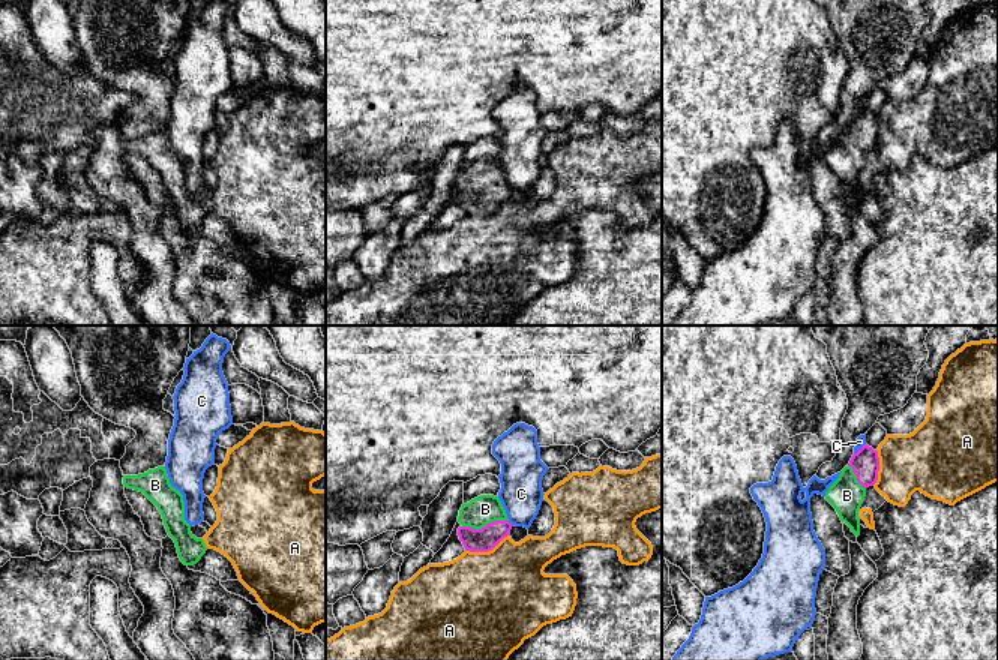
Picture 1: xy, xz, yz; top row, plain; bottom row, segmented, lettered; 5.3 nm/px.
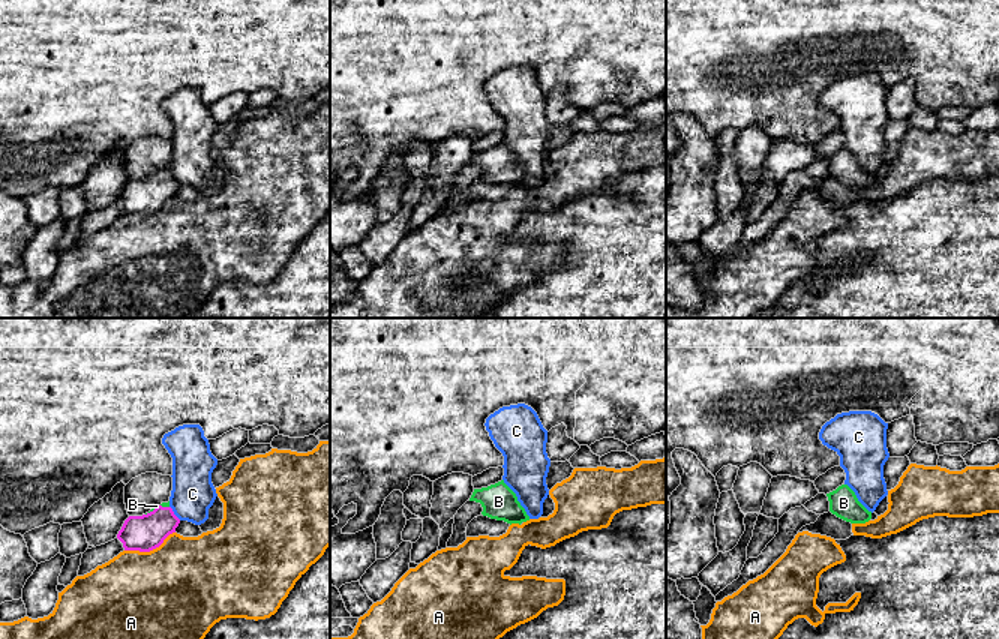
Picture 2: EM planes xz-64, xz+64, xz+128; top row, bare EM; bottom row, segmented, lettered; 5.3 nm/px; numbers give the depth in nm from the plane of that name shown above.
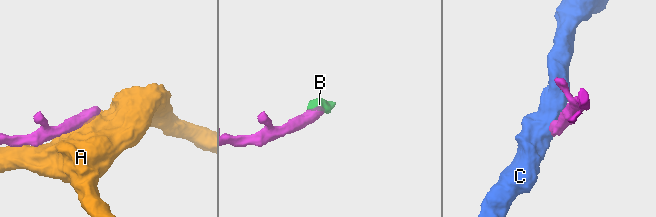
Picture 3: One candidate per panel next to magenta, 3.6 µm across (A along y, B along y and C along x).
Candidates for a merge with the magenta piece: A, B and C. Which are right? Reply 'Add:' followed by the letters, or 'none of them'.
Add: B

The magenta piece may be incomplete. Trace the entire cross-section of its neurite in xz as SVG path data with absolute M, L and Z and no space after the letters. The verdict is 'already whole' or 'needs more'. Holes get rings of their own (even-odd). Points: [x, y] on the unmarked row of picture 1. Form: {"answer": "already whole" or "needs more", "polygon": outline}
{"answer": "needs more", "polygon": "M480 159L462 168L458 180L459 204L465 214L489 216L510 200L512 188L498 160Z"}

